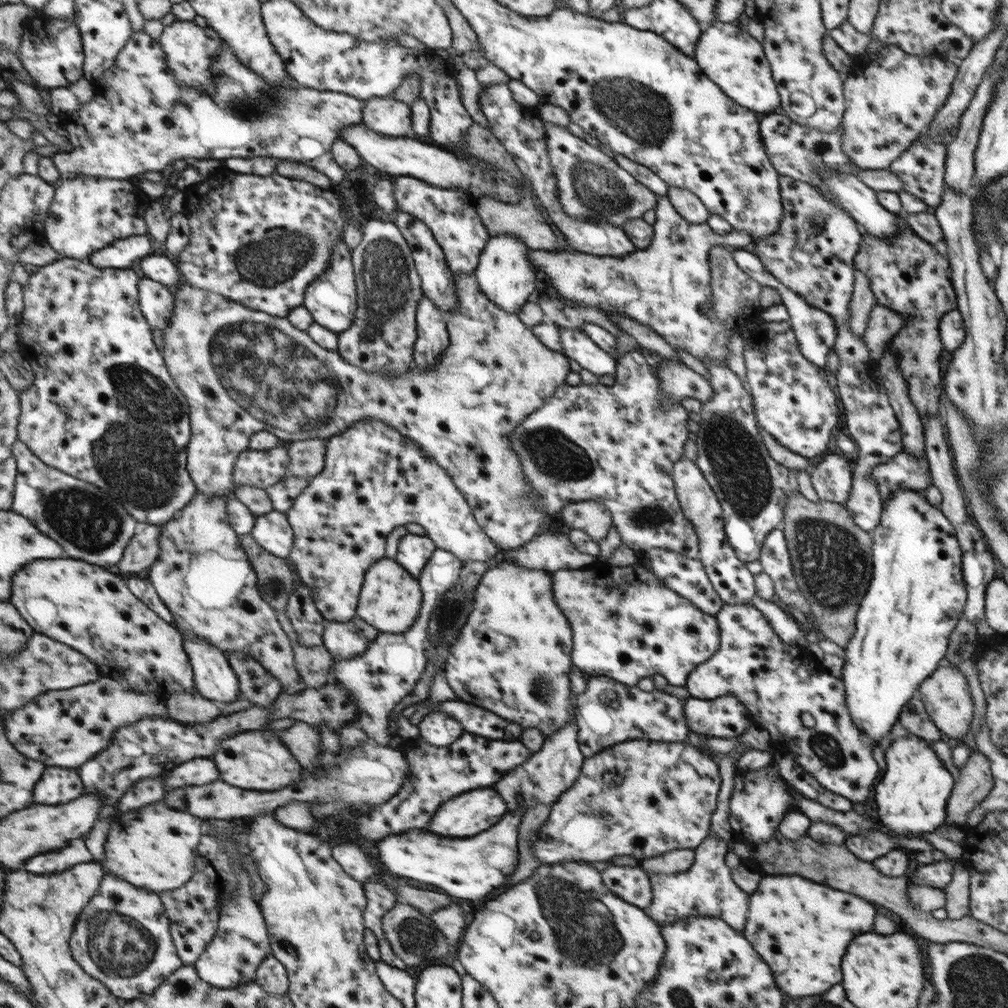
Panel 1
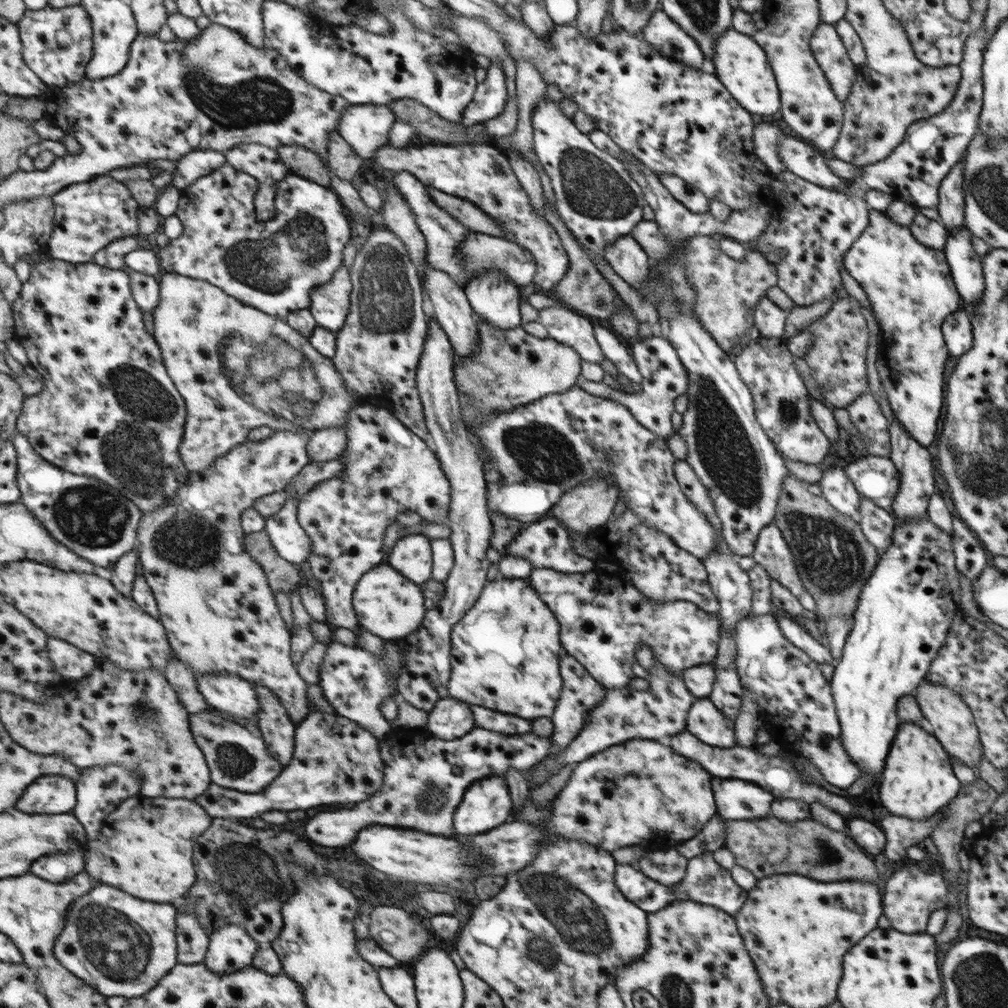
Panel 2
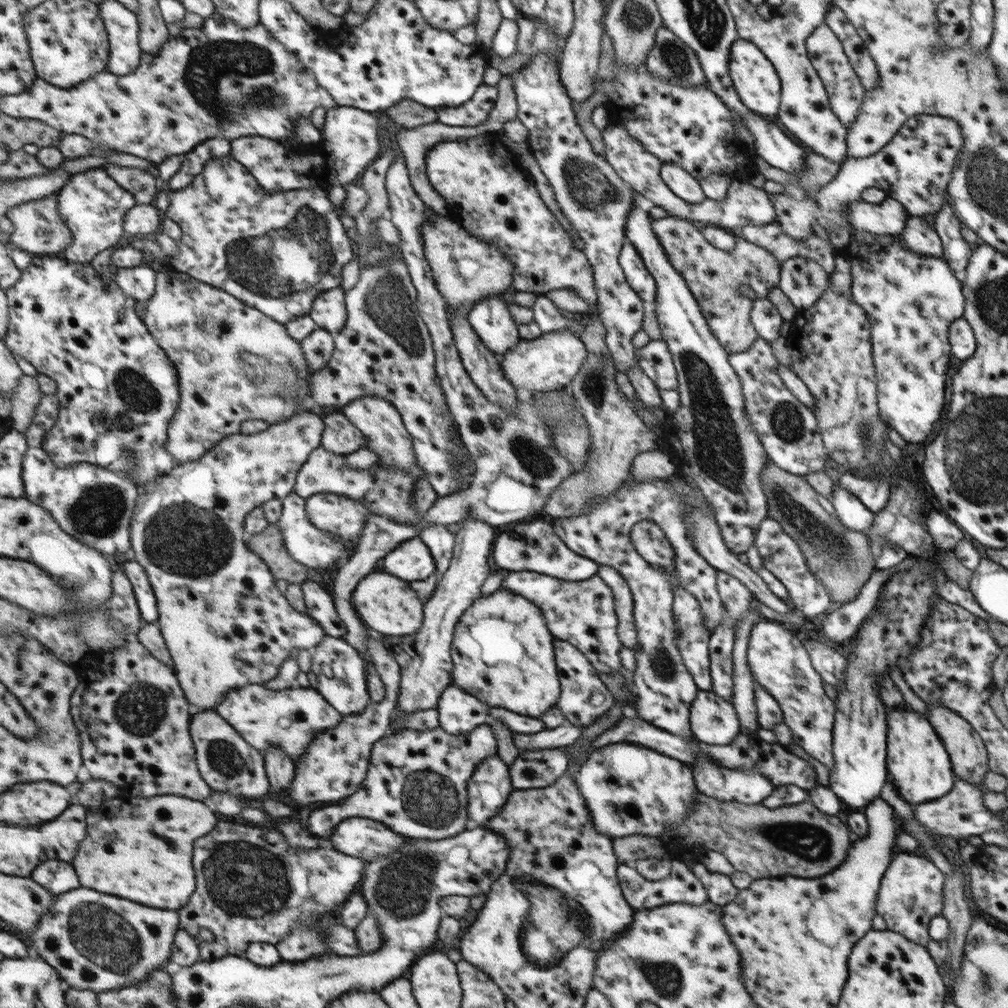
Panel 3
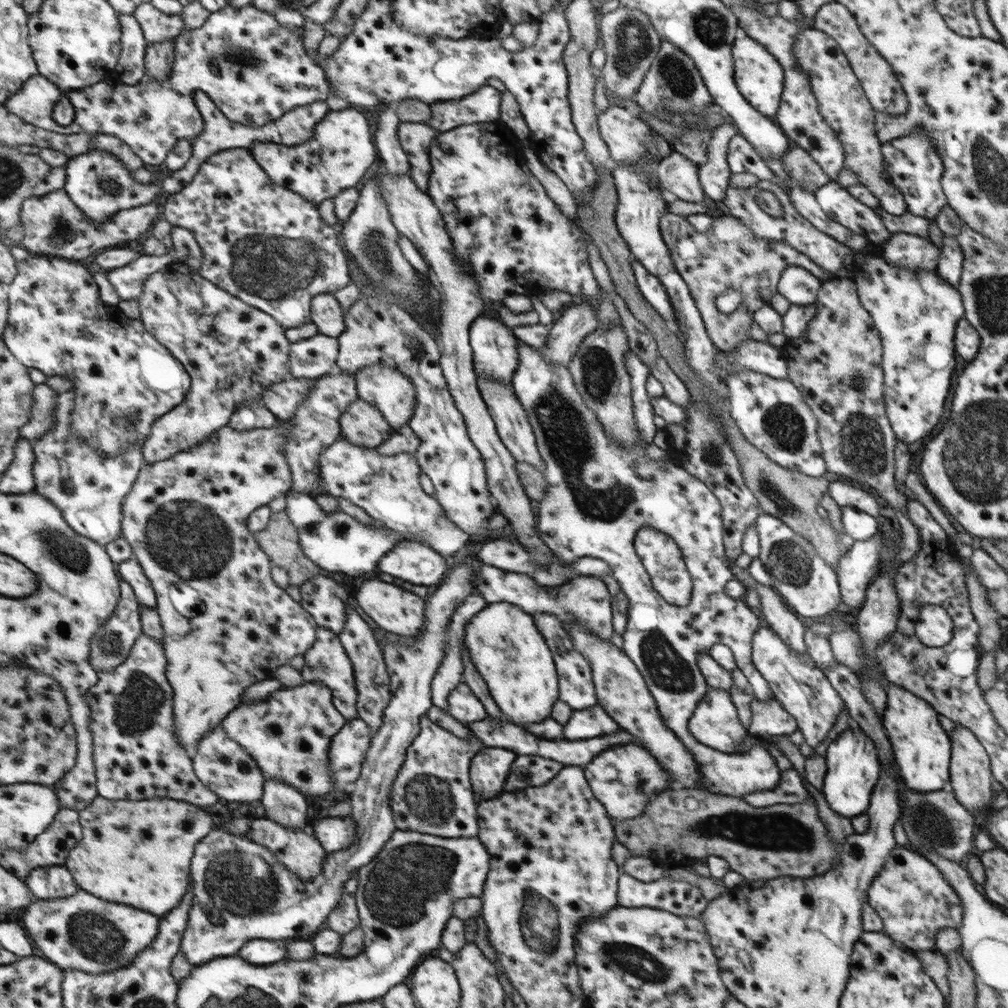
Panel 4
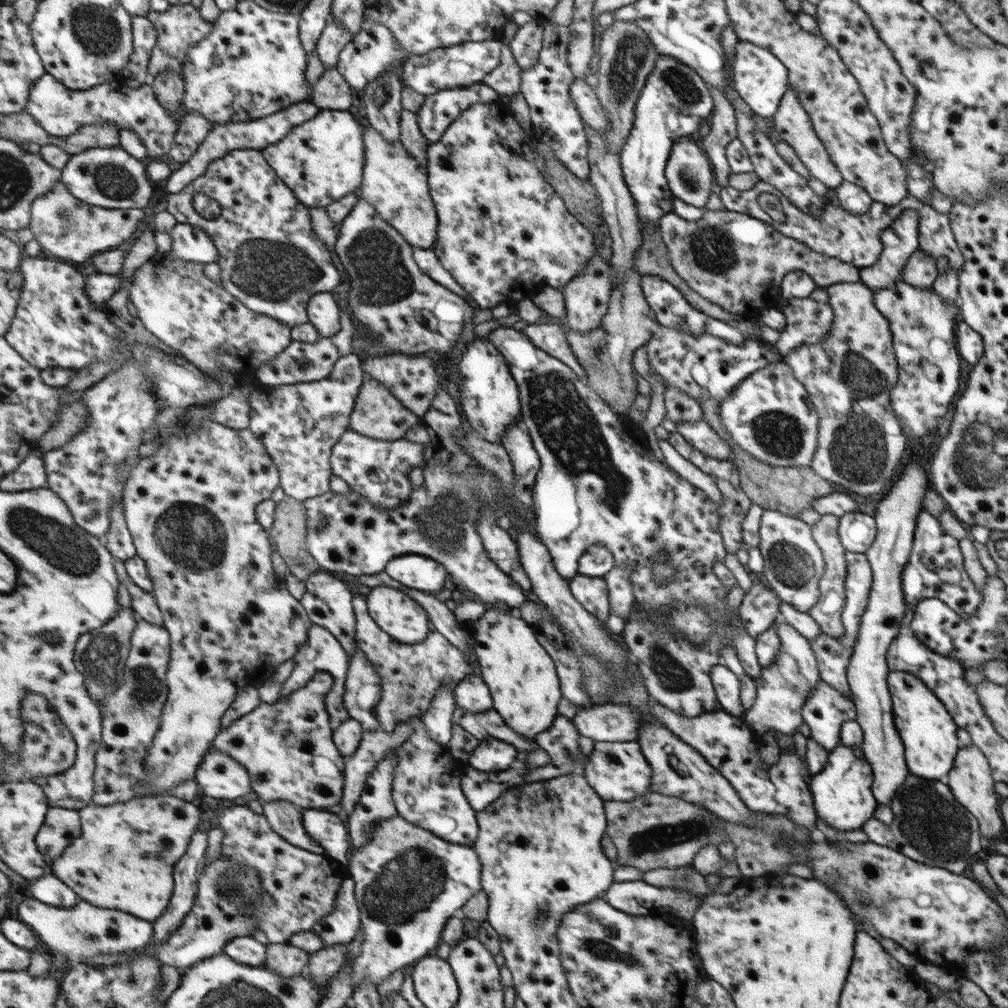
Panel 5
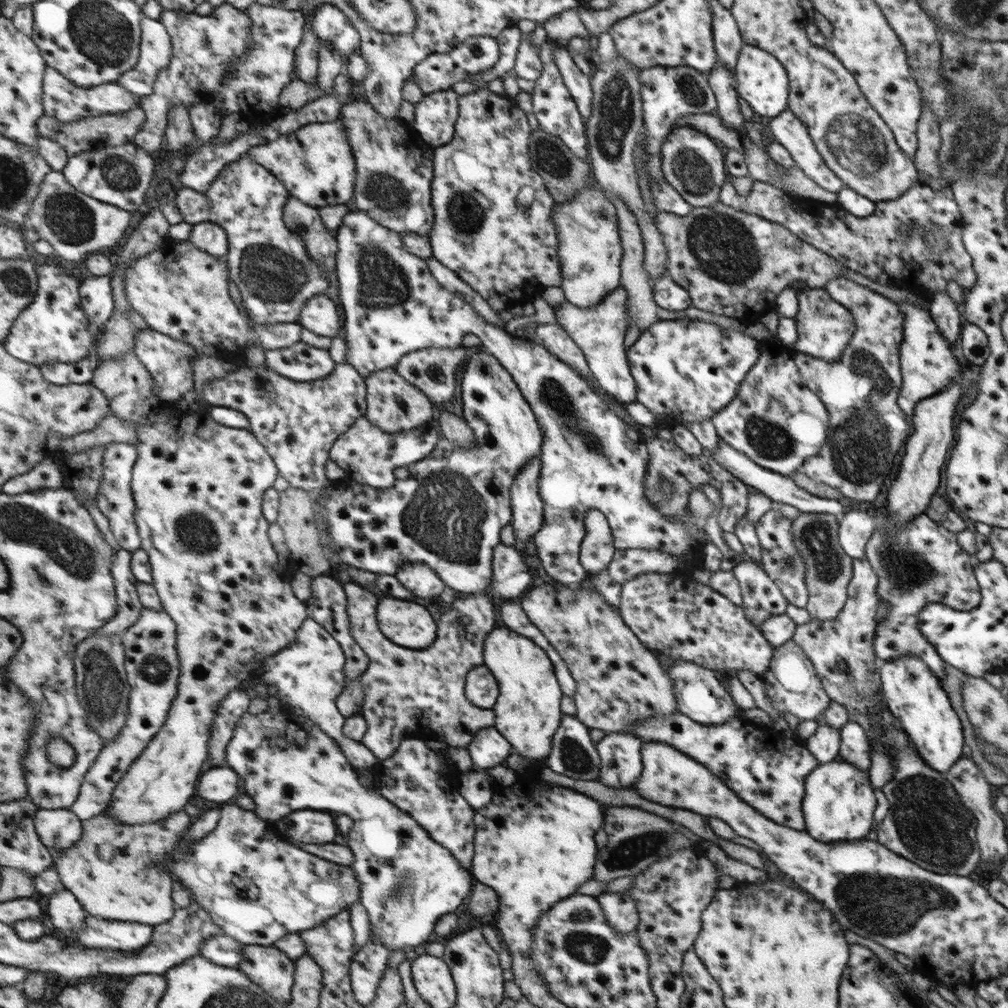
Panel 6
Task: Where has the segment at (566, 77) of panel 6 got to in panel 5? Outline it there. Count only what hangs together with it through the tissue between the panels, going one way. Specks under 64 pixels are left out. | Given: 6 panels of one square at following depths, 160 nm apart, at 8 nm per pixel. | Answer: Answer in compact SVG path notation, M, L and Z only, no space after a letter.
M573 78L568 91L575 101L576 109L579 111L583 123L599 133L608 131L608 117L601 108L595 90L584 79Z

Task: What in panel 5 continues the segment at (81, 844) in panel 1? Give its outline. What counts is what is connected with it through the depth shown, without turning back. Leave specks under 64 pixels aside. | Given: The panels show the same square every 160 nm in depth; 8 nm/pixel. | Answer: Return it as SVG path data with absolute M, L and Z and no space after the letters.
M51 871L45 876L31 881L28 889L37 900L57 908L73 908L81 900L75 890L69 888Z

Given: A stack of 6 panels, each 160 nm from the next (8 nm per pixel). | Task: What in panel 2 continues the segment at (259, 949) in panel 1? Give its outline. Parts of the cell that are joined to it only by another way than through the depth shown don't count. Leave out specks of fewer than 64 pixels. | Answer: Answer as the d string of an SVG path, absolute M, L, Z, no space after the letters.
M228 924L210 935L205 966L214 973L237 972L254 966L261 945L242 926Z

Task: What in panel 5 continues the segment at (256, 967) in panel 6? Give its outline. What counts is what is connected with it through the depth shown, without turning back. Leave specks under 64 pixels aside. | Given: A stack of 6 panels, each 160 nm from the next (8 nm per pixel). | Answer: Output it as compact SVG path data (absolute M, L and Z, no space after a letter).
M288 942L270 944L266 946L267 964L264 964L264 967L281 976L297 976L309 965L310 956L311 953Z

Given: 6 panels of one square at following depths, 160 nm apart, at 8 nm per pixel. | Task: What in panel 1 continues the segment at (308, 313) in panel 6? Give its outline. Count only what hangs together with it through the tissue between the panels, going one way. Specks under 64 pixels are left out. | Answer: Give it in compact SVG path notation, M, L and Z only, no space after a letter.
M344 240L333 247L333 258L327 271L317 278L317 281L308 286L305 299L305 308L313 315L314 322L336 332L344 333L351 328L358 309L358 286L356 272L352 261L352 251Z

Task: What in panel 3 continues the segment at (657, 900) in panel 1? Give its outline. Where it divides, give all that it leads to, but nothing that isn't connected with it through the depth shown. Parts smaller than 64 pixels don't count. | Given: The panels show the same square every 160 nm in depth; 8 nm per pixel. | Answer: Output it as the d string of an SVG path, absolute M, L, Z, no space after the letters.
M695 863L691 872L704 886L709 902L722 907L735 898L738 889L732 885L732 882L729 882L727 876L717 872L709 872L701 863Z

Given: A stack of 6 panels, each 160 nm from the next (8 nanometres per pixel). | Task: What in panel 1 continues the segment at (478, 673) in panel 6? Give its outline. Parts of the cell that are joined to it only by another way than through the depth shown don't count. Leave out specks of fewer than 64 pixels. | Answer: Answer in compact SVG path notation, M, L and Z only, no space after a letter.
M430 712L416 725L416 739L429 746L447 747L463 734L463 728L445 712Z

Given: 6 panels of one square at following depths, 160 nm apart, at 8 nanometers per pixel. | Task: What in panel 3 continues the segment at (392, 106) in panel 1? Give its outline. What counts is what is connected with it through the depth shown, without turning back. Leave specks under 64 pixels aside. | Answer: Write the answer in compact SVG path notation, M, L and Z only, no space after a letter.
M338 106L329 109L322 130L321 146L325 152L324 159L314 156L300 159L291 158L289 148L285 147L283 142L265 137L235 139L232 141L231 154L257 177L261 186L268 193L303 188L328 190L338 184L346 186L355 183L355 180L362 176L379 154L377 121L369 111L354 106Z

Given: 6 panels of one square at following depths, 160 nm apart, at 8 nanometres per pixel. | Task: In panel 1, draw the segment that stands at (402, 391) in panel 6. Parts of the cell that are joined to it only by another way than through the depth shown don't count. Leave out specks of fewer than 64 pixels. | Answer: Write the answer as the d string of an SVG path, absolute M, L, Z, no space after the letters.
M314 438L288 443L292 462L288 466L289 477L305 477L311 480L321 474L328 456L328 442L326 439Z

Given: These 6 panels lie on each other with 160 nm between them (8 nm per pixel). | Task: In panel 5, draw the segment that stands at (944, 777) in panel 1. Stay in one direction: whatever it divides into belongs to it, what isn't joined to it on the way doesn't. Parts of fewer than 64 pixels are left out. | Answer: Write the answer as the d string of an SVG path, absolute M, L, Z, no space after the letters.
M889 671L888 692L892 700L892 718L904 746L904 758L908 772L926 779L941 780L951 772L951 762L957 754L957 738L952 716L932 690L914 674L905 671Z

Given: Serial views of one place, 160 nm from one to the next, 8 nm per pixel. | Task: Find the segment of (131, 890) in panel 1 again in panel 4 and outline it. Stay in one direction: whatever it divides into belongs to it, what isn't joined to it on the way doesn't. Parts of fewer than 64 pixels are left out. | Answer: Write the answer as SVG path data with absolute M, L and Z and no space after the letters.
M83 889L67 898L35 899L22 916L30 938L45 958L64 972L81 970L93 975L128 967L139 953L156 940L160 933L160 918L134 906L105 902Z

